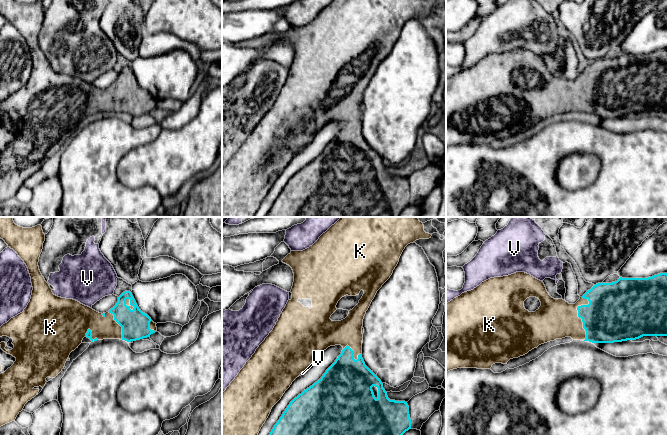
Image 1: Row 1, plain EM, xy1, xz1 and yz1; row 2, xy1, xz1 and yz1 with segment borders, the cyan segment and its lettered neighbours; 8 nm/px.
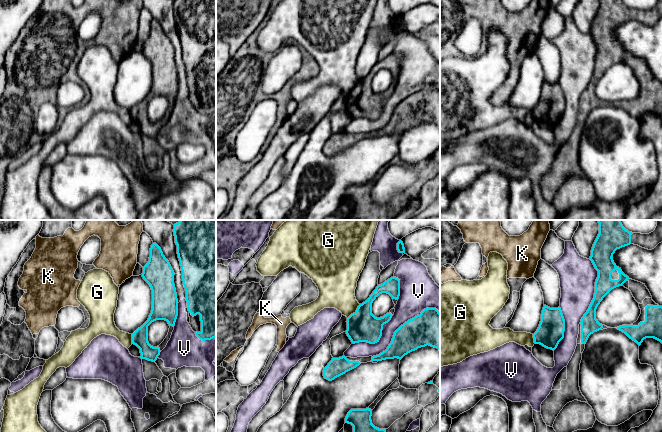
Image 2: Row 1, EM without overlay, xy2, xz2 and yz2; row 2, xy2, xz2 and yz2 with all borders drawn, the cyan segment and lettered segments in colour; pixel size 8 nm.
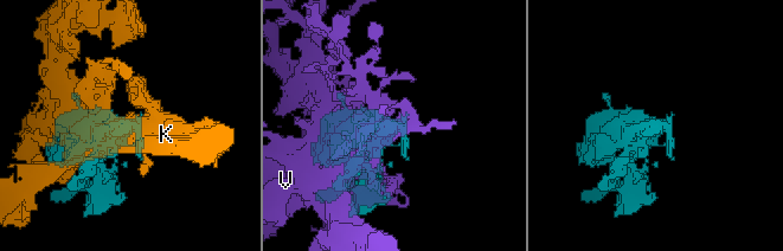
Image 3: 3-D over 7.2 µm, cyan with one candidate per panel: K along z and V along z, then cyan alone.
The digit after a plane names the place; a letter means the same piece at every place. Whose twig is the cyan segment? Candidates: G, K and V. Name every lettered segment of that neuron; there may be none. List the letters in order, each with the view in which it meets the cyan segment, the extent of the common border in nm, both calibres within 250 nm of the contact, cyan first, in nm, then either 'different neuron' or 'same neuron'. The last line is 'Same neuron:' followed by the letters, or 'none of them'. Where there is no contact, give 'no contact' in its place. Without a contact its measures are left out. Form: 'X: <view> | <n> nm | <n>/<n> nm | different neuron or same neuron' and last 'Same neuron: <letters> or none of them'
G: xz2 | 160 nm | 260/280 nm | different neuron
K: yz1 | 360 nm | 400/320 nm | same neuron
V: xz2 | 650 nm | 280/240 nm | different neuron
Same neuron: K

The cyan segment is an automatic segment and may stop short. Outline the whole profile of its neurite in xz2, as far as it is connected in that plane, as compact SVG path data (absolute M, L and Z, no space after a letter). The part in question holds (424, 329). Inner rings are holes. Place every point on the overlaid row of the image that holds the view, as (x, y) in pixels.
M426 308L401 325L387 349L373 356L372 361L401 360L408 353L427 345L440 351L440 312L436 308Z

